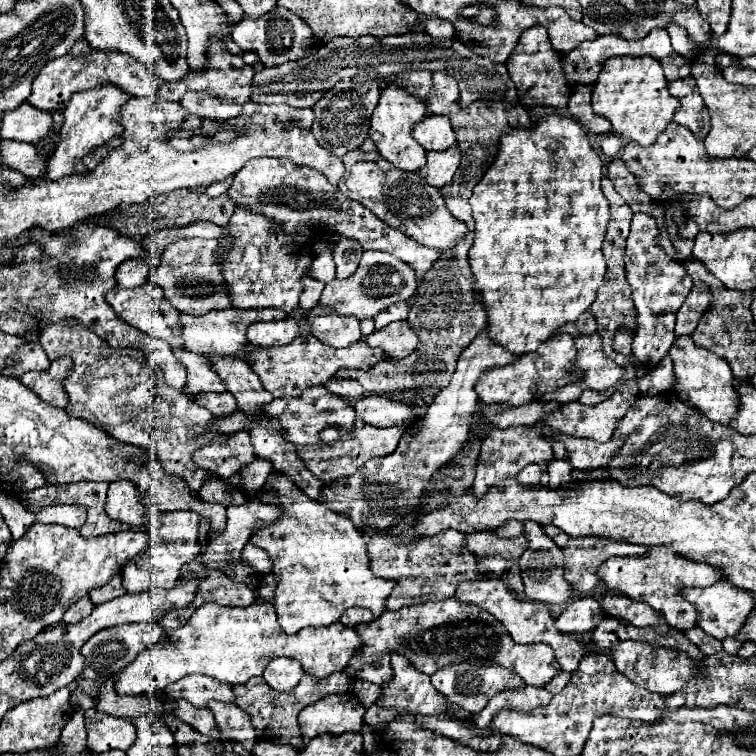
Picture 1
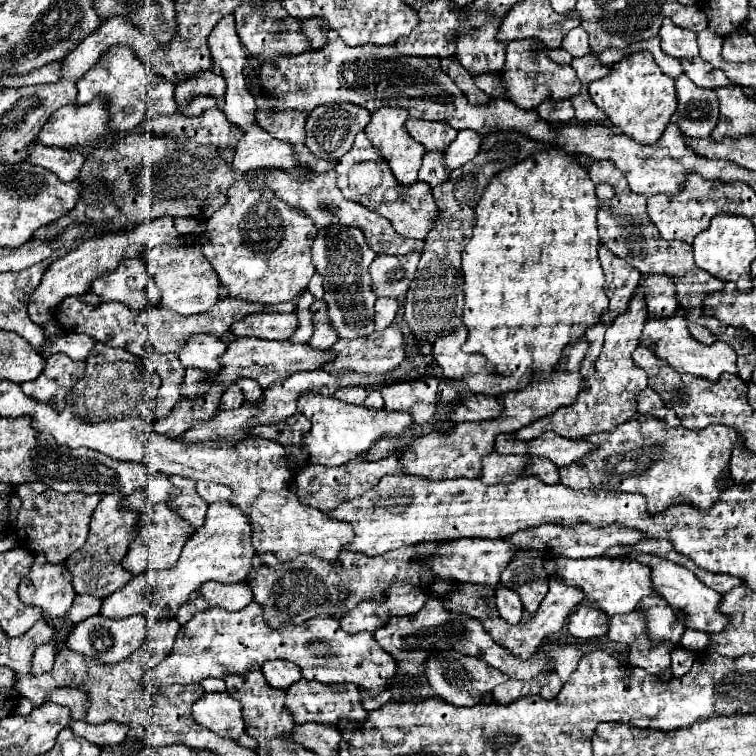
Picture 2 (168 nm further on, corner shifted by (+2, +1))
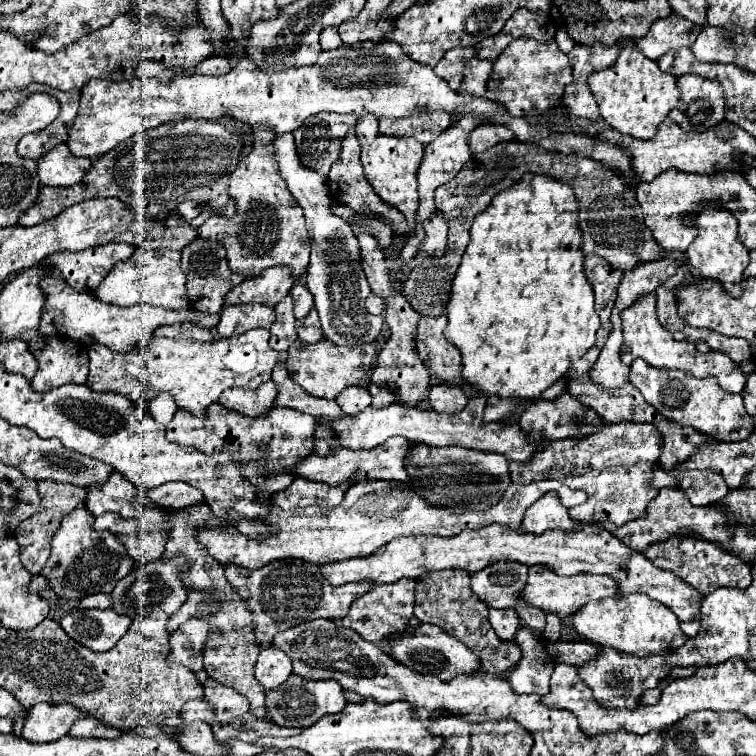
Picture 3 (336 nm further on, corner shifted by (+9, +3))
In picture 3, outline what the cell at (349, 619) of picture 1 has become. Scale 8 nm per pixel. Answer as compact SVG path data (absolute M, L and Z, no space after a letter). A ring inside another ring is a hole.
M399 579L397 583L391 583L391 585L371 587L365 595L361 595L353 601L347 617L343 617L343 621L341 621L343 627L357 631L363 639L367 639L371 643L385 641L387 637L391 637L395 633L403 633L413 617L413 601L415 601L413 589L415 589L413 579Z

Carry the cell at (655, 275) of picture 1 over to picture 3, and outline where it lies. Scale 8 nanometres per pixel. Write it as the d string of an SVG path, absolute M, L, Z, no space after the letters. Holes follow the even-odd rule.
M635 359L631 365L629 381L643 393L643 397L669 421L675 421L683 427L693 427L695 431L715 437L717 441L745 441L751 435L753 421L747 415L743 397L727 393L719 387L715 377L697 379L683 371L655 369L643 359Z

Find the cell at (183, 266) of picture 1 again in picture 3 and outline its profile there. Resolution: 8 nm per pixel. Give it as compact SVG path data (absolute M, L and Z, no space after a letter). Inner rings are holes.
M135 249L131 259L119 261L117 265L111 267L107 277L101 281L101 285L93 291L93 295L109 305L139 305L147 303L153 307L163 307L163 309L181 309L189 305L187 293L185 293L185 273L179 269L179 257L181 251L169 251L169 249Z

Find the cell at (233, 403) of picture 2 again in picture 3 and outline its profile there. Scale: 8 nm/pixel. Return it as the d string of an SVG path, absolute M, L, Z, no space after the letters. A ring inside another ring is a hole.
M267 381L259 389L227 389L219 403L245 417L263 417L275 407L277 393L277 385Z

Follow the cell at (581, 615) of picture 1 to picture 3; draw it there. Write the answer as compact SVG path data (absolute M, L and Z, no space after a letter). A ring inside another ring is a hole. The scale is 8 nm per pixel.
M633 593L629 597L615 597L605 601L591 601L579 613L573 615L573 625L577 633L601 647L613 647L637 657L647 657L651 653L673 653L679 649L687 637L679 627L679 619L671 609L651 601L647 595Z

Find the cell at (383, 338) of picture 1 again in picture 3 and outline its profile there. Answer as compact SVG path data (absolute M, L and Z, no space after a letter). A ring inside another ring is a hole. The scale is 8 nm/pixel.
M297 339L287 353L287 371L293 383L301 385L313 397L335 399L349 385L367 385L373 359L377 355L377 345L359 345L355 349L343 349L327 339L321 339L319 343L303 343Z

